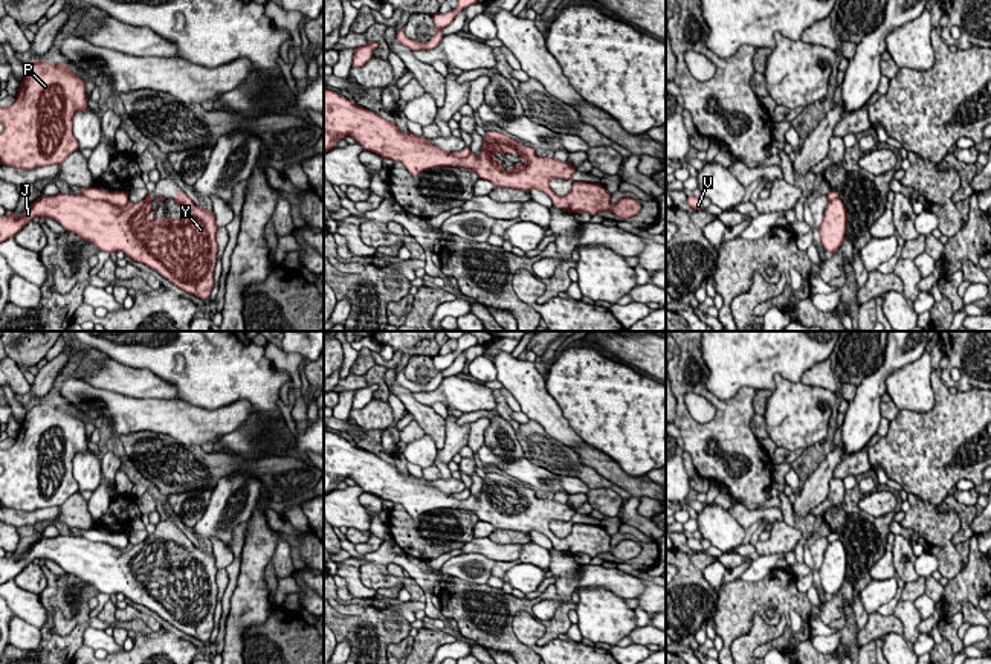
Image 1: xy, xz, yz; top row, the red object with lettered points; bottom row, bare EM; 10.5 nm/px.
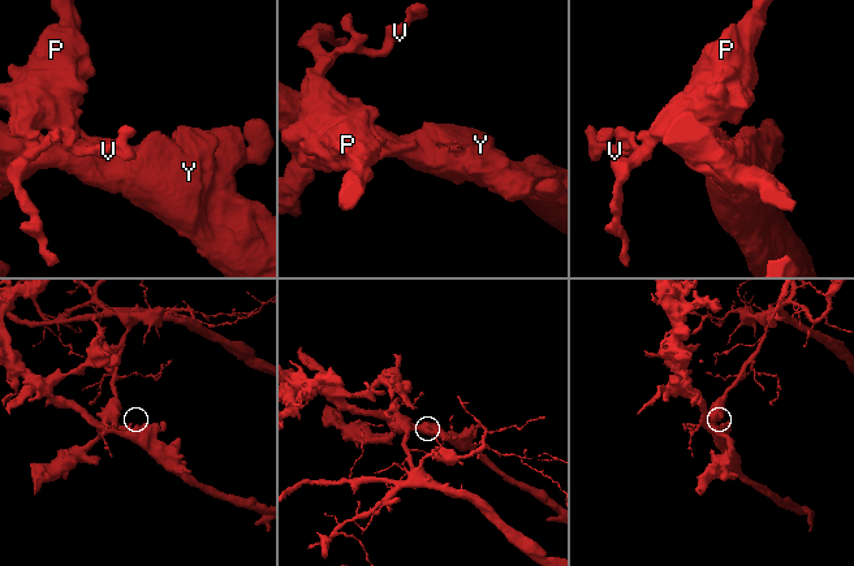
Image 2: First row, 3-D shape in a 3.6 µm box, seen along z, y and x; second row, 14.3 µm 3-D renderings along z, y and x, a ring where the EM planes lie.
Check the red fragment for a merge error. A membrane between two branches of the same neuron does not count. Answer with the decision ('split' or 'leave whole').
split

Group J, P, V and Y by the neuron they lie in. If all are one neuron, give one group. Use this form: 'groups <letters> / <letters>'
groups J Y / P V

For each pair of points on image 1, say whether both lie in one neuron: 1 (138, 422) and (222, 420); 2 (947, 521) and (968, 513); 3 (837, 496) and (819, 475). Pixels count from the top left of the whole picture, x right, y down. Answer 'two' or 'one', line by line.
1: one
2: two
3: two

